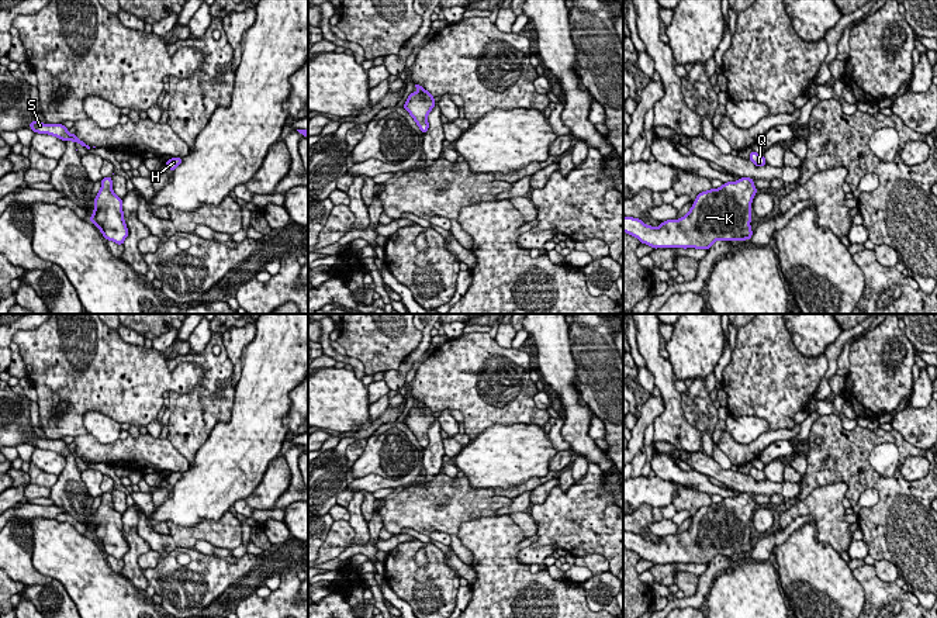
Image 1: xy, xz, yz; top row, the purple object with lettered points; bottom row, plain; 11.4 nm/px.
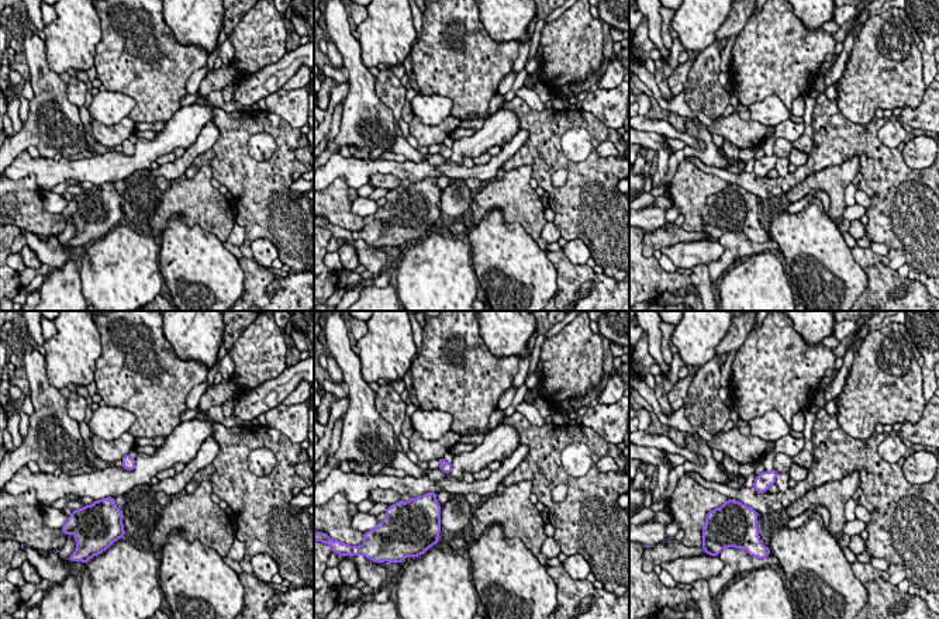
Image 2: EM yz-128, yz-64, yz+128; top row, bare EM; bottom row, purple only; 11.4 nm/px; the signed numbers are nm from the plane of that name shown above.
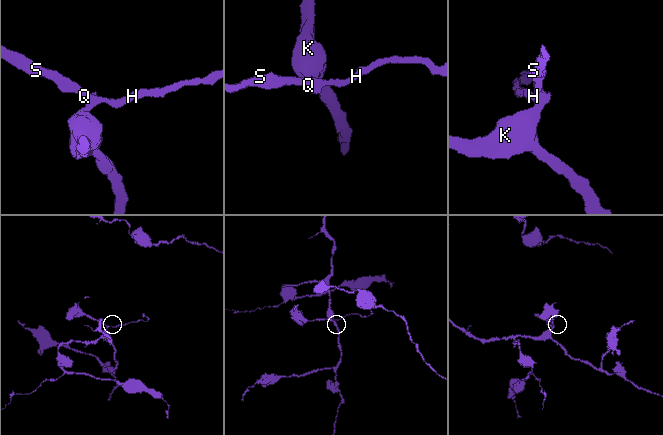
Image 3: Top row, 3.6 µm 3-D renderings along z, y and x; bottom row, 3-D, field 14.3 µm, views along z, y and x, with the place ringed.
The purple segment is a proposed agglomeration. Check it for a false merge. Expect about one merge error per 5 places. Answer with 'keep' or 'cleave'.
keep

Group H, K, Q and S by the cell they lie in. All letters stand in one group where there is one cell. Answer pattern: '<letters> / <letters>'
H K Q S

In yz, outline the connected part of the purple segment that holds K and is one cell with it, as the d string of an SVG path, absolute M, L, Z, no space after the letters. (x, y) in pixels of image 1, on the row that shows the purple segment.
M741 177L702 191L687 215L667 220L657 228L639 218L623 217L623 231L654 249L709 249L718 239L750 239L751 201L757 193L753 182L754 179Z

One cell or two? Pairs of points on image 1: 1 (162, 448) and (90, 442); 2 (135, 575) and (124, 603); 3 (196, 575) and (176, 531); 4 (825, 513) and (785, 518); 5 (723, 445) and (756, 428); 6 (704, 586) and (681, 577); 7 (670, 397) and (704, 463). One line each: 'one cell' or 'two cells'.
1: one cell
2: two cells
3: two cells
4: one cell
5: two cells
6: two cells
7: two cells

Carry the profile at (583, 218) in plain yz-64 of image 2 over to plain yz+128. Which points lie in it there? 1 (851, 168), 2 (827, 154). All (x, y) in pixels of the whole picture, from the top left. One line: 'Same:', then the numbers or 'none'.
Same: 2

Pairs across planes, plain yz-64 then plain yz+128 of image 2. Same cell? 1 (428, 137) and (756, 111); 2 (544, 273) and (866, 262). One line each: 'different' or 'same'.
1: different
2: different

